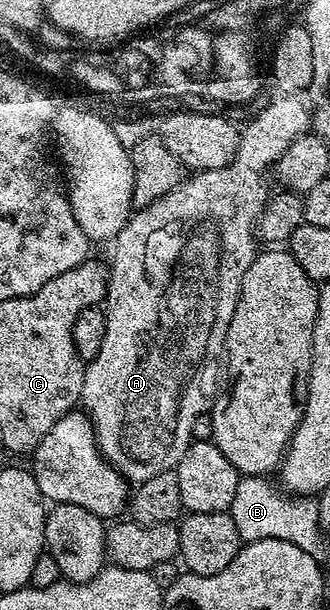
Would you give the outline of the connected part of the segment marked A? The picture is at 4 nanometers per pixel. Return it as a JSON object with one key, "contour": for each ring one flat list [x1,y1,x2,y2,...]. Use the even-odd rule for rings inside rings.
{"contour":[[283,94,278,97,280,100,275,100,270,104,270,102,264,103,261,114,250,117,246,121,245,127,240,131,239,134,239,145,237,146,237,154,233,159,227,163,226,168,218,168,217,170,205,170,204,172,196,172,194,174,188,175,183,179,173,190,169,190,169,194,165,194,161,198,157,198,149,206,140,208,138,210,132,211,131,216,127,220,127,224,123,227,118,234,115,236,113,241,113,247,115,249,111,252,111,264,109,263,109,275,107,277,107,299,105,301,105,319,103,325,105,326,105,334,103,335,103,341,101,342,101,350,97,350,97,358,86,361,83,370,83,394,81,397,81,408,86,415,90,416,91,424,95,427,95,440,99,444,99,454,103,457,107,463,112,464,115,469,120,472,124,480,128,482,138,482,144,480,145,478,153,478,153,474,161,474,162,472,169,472,175,469,177,465,181,462,181,458,185,454,185,450,191,445,192,434,193,434,193,422,196,421,197,416,201,415,202,412,208,411,214,405,217,399,217,393,220,391,219,388,219,368,221,372,221,361,225,356,225,345,227,341,227,331,229,330,229,322,233,322,233,310,237,310,237,298,241,294,241,282,245,278,245,270,249,270,249,266,253,266,257,255,257,237,255,234,255,220,261,214,261,210,267,205,269,199,269,191,267,192,267,176,269,180,269,173,274,169,275,164,281,158,281,154,285,154,285,150,289,150,289,146,296,140,299,136,304,135,308,131,307,127,312,127,313,116,310,111,299,112,299,99,300,97,295,94]]}

